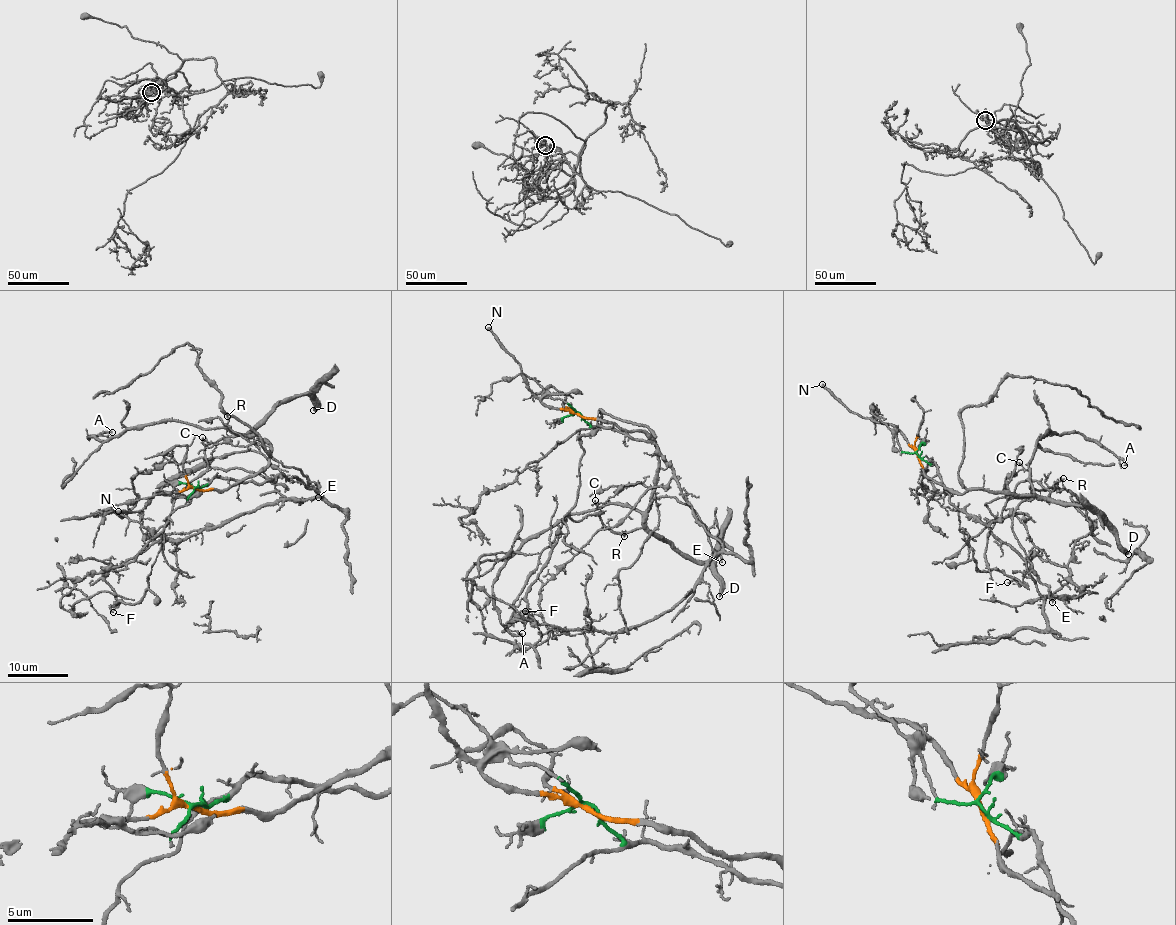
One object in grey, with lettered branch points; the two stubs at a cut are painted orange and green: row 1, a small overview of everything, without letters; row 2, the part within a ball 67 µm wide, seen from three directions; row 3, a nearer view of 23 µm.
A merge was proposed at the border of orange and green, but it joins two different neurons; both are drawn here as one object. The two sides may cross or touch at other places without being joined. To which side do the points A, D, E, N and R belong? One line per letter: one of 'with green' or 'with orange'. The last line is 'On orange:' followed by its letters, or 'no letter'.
A: with orange
D: with orange
E: with orange
N: with orange
R: with orange
On orange: A, D, E, N, R

